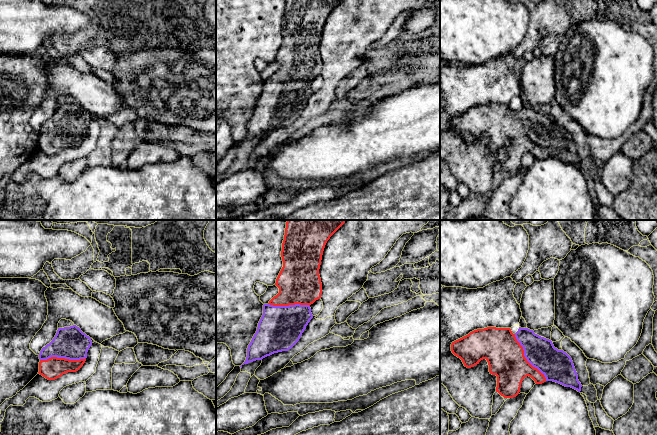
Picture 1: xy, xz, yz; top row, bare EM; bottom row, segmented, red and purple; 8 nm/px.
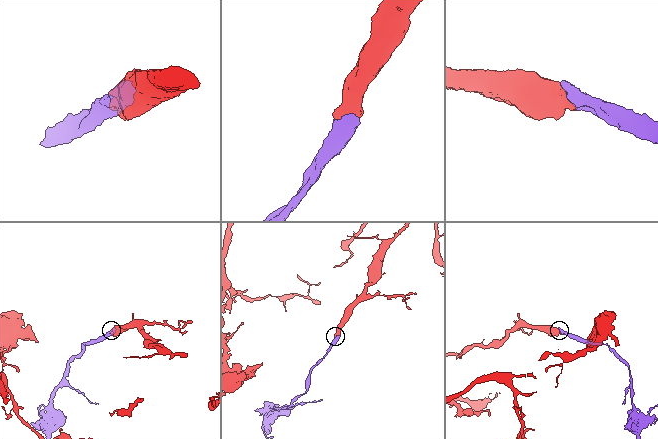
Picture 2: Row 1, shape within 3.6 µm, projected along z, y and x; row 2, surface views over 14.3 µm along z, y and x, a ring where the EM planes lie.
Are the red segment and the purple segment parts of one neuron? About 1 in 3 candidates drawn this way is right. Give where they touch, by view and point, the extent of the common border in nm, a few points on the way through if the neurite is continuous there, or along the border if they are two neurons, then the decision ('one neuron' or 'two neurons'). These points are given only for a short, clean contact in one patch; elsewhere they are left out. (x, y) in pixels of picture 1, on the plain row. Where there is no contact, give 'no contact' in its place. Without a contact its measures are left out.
meets red in yz at (525, 134); contact 460 nm long; one neuron

